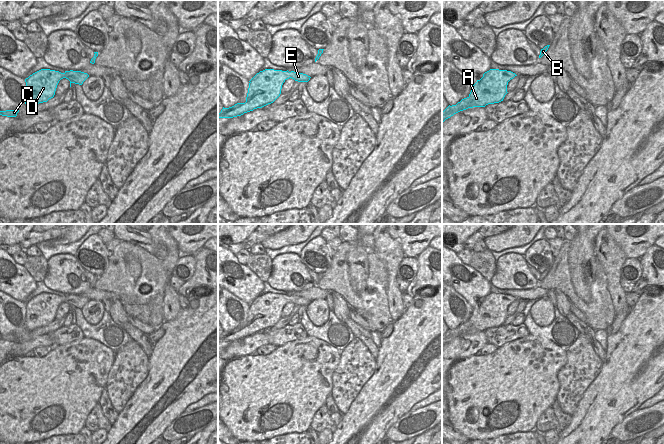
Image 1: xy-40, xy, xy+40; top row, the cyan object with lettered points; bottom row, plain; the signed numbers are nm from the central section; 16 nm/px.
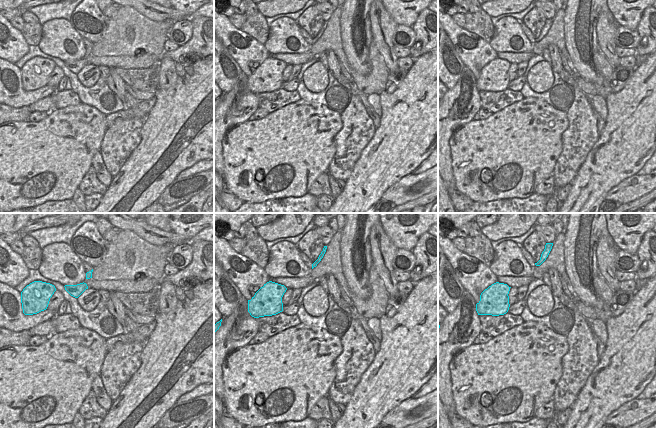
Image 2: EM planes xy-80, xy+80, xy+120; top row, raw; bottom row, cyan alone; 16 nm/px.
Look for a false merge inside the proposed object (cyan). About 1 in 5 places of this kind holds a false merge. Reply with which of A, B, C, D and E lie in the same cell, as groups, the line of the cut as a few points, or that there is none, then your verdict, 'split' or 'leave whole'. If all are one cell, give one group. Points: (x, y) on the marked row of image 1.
A B C D E | no cut | leave whole

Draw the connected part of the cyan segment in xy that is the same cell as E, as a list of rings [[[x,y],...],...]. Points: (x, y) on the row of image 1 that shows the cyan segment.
[[[265,69],[257,73],[249,82],[245,103],[237,103],[218,113],[219,118],[233,118],[273,103],[281,94],[283,83],[292,78],[298,82],[308,82],[310,76],[291,71]]]

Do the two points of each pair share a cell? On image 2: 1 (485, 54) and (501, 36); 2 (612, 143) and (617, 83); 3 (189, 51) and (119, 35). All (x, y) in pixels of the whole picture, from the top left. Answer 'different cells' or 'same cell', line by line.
1: different cells
2: different cells
3: different cells

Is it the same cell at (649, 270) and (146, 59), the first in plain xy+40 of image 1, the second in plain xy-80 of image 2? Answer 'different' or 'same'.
same

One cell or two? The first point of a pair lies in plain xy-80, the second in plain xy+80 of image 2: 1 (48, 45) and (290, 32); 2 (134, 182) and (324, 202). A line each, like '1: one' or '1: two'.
1: one
2: two

